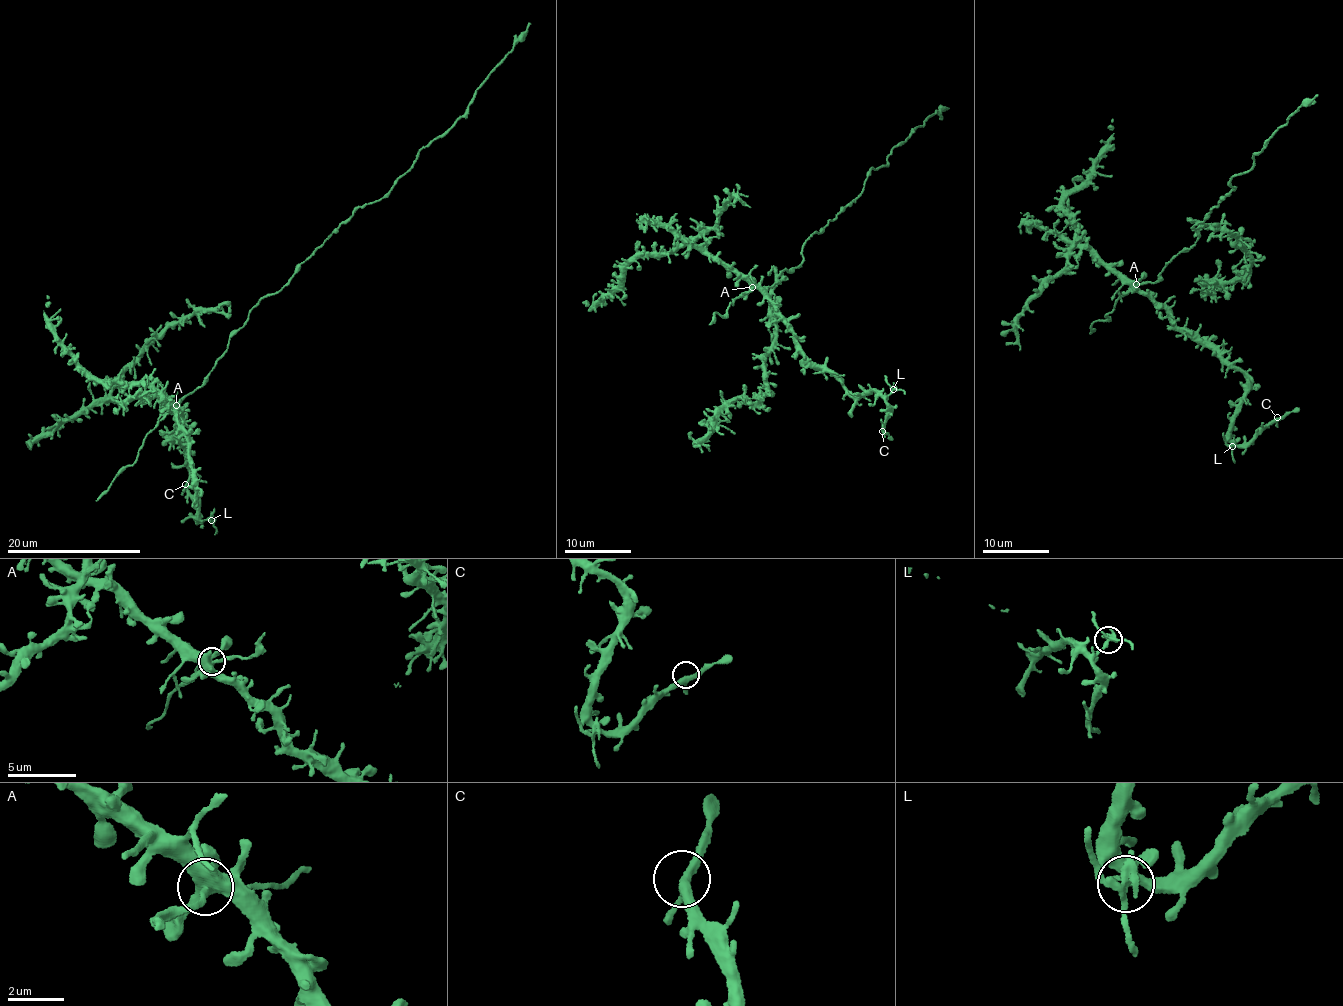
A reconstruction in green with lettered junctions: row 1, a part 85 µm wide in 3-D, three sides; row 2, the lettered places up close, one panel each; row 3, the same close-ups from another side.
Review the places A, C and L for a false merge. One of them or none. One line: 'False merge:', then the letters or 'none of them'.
False merge: L

